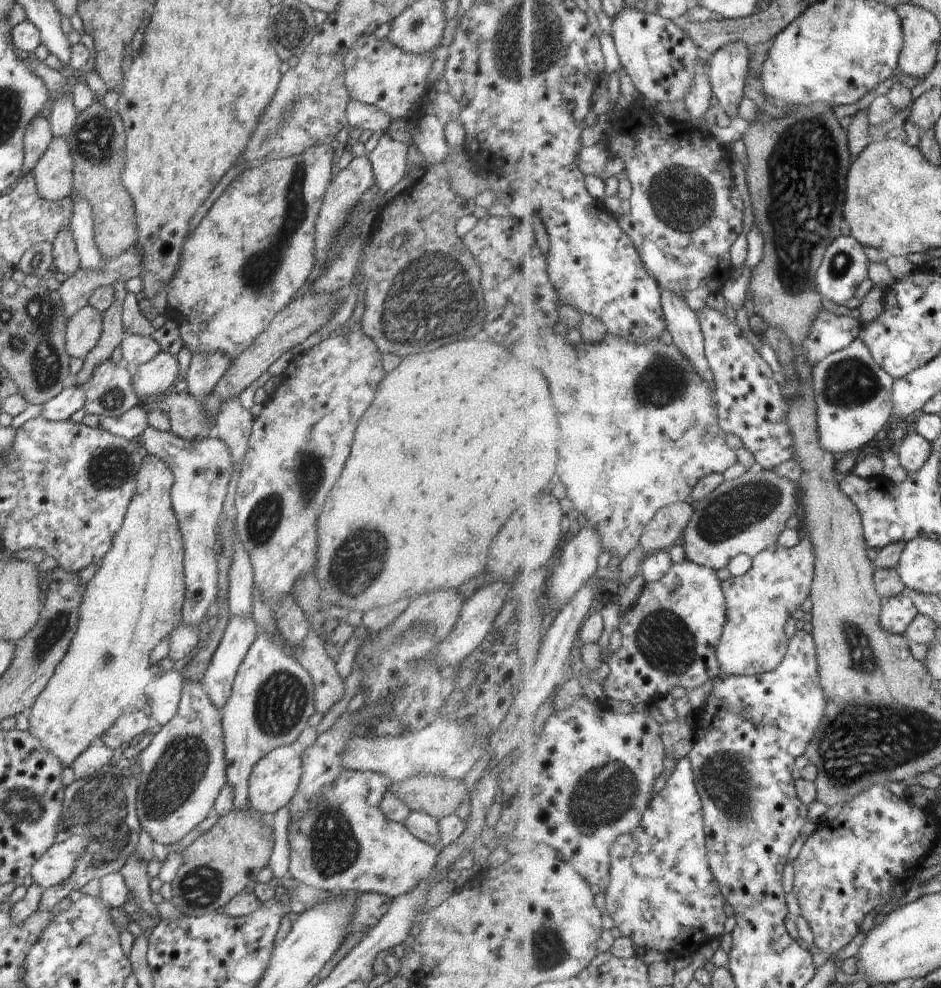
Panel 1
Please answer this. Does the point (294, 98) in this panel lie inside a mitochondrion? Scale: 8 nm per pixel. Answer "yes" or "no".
yes

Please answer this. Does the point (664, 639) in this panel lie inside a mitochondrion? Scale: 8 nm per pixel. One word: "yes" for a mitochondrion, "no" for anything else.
yes

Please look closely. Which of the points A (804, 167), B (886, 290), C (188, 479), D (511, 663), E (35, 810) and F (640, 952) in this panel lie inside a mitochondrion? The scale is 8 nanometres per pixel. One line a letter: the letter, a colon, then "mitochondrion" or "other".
A: mitochondrion
B: other
C: other
D: other
E: mitochondrion
F: other

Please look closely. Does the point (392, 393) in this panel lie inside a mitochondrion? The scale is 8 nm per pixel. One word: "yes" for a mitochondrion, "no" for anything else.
no

